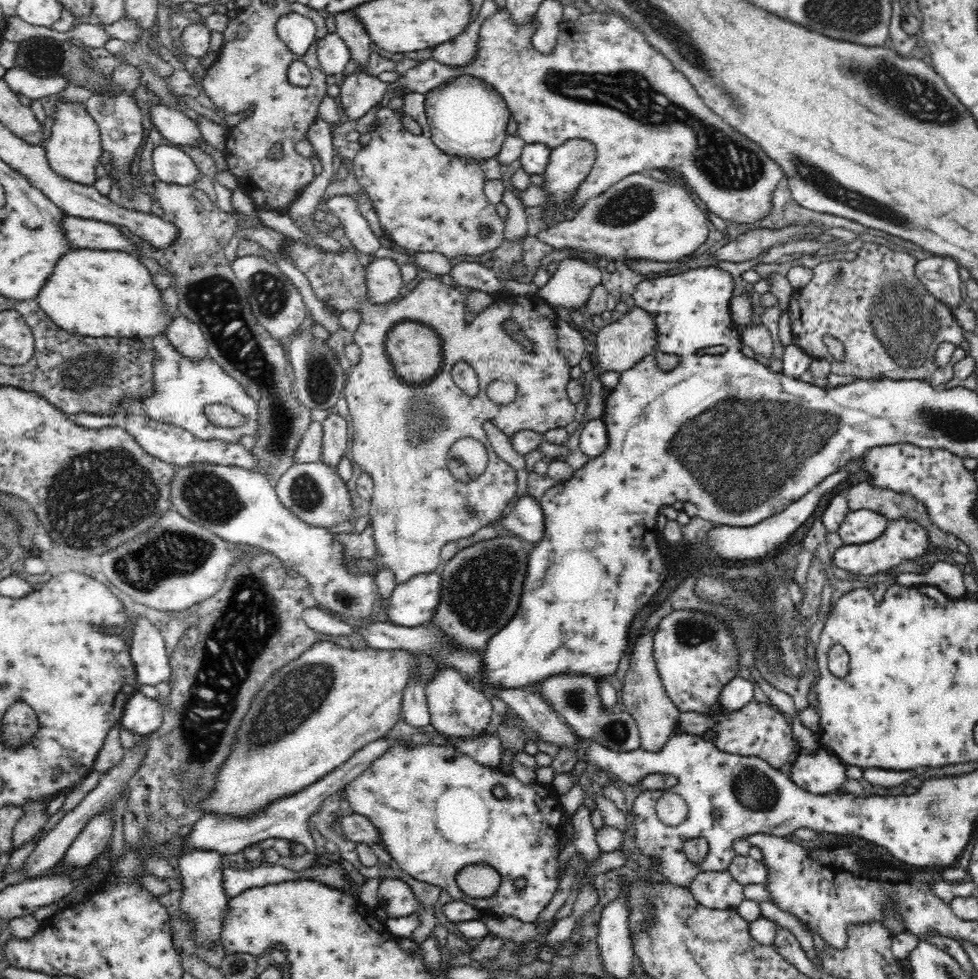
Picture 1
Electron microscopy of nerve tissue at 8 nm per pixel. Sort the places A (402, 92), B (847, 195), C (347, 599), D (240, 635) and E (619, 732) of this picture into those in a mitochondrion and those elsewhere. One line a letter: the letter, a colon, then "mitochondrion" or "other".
A: other
B: mitochondrion
C: mitochondrion
D: mitochondrion
E: mitochondrion

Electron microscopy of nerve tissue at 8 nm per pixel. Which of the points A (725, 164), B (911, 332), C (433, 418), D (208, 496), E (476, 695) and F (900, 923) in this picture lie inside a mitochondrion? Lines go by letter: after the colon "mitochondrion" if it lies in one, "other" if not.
A: mitochondrion
B: mitochondrion
C: mitochondrion
D: mitochondrion
E: other
F: other

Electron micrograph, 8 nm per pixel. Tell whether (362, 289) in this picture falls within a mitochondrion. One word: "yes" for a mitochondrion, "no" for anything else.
no

